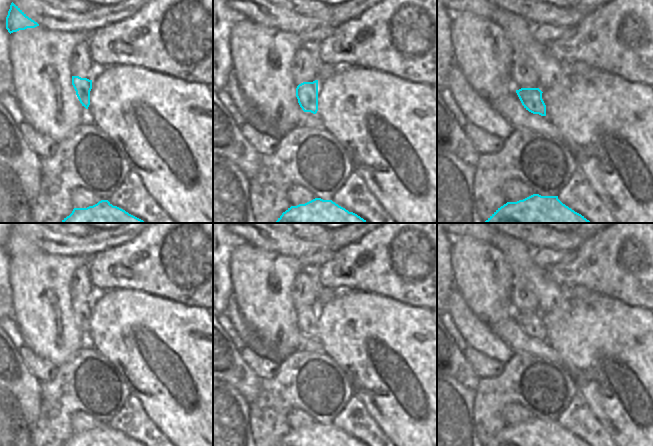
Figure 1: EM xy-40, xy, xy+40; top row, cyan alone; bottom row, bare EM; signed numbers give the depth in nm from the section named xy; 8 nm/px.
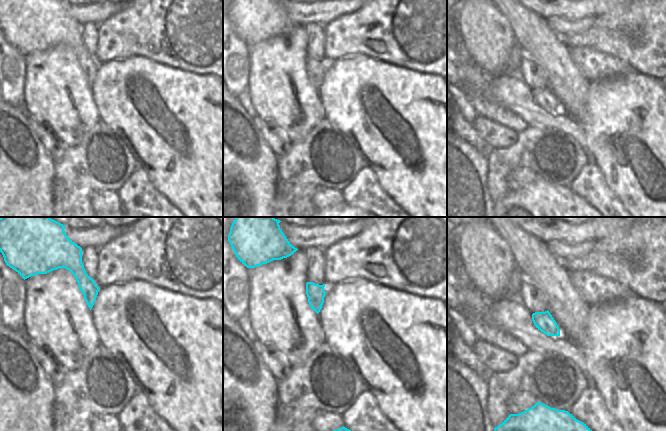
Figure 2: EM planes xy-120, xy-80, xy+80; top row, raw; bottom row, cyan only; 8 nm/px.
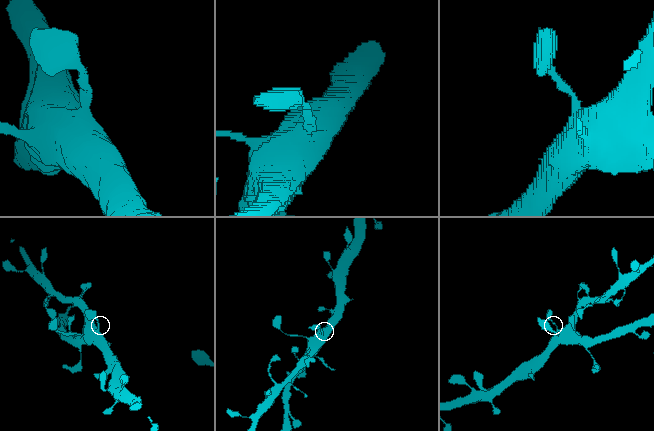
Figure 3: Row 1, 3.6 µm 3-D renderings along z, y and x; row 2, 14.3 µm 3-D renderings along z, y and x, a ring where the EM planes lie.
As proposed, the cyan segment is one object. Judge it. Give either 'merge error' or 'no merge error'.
no merge error

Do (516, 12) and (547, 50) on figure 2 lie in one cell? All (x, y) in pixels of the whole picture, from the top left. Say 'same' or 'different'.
same

